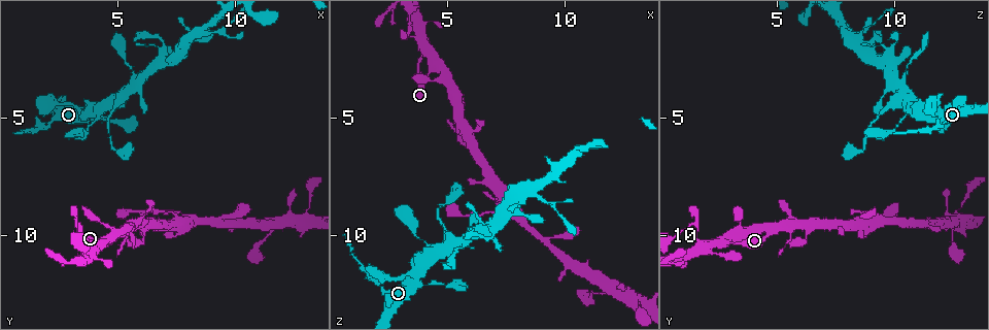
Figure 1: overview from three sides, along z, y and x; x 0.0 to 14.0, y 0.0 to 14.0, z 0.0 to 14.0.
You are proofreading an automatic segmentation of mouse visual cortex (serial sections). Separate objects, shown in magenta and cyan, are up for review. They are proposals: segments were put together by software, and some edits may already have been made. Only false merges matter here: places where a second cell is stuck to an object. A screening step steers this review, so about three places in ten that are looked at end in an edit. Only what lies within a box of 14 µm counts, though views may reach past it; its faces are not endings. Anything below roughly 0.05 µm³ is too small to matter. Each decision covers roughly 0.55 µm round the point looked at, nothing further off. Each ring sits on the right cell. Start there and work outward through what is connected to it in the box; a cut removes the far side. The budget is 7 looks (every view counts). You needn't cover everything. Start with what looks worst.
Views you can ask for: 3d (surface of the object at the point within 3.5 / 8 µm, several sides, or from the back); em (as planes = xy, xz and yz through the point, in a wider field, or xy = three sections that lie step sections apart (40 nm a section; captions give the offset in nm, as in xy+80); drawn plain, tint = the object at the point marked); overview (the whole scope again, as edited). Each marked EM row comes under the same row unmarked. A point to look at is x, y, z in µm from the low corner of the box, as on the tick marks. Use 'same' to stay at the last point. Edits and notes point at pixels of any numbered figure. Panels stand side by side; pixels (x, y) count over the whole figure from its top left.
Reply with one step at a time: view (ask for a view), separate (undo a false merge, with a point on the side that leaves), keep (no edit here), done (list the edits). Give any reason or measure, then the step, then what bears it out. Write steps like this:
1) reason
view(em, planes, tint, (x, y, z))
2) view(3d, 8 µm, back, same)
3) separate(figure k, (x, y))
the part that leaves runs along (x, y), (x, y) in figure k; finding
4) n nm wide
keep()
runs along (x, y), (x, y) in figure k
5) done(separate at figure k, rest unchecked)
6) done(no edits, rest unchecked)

narrows sharply
view(3d, 8 µm, (2.1, 5.2, 12.0))

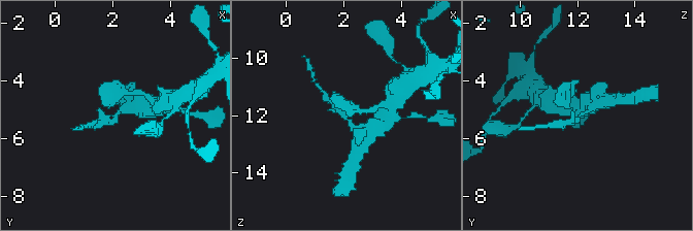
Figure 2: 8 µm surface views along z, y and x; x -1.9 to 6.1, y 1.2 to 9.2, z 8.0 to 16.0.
view(3d, 3.5 µm, (2.1, 5.2, 12.1))

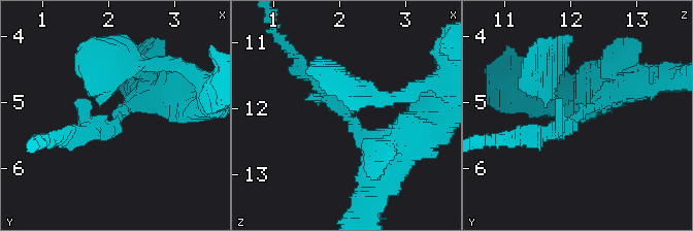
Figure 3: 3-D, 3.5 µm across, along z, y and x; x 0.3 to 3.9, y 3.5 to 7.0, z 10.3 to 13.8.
keep()
runs along (399, 139), (367, 139), (301, 62) in figure 3; all the same cell

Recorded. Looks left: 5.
sharp bend
view(3d, 8 µm, back, (6.7, 1.7, 10.0))

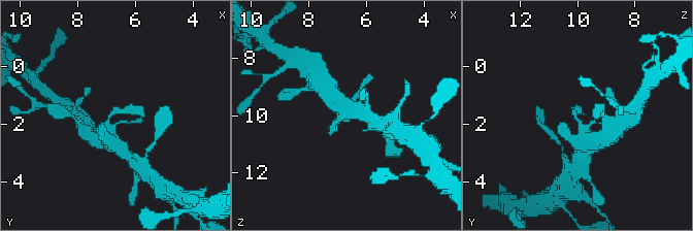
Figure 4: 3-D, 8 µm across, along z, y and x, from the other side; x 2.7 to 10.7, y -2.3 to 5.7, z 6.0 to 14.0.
zoom in
view(3d, 3.5 µm, (6.7, 1.6, 10.0))

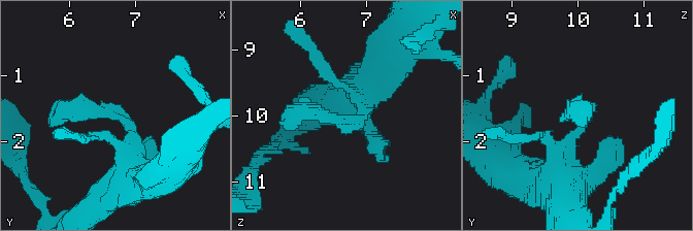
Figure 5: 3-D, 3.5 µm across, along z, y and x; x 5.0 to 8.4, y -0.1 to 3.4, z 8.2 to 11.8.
keep()
runs along (128, 178), (134, 131), (118, 116), (55, 122) in figure 5; all the same cell

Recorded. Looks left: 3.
thin neck
view(3d, 8 µm, (4.3, 10.4, 3.0))

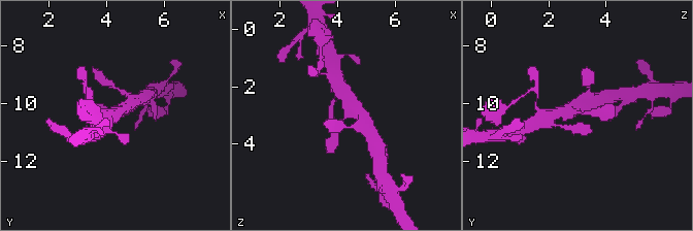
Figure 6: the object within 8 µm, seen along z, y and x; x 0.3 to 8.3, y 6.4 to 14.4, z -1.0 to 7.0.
view(3d, 3.5 µm, (4.4, 10.3, 3.0))

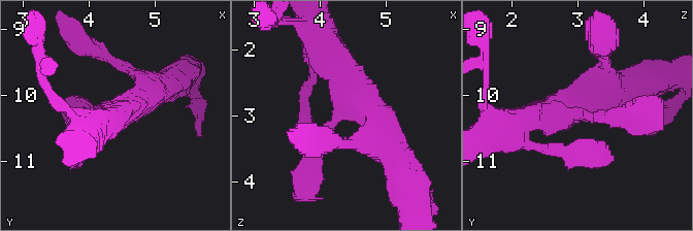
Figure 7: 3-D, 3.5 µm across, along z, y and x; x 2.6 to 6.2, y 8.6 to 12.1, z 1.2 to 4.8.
shape alone is not enough
view(em, xy, step 1, tint, (4.35, 10.30, 3.00))

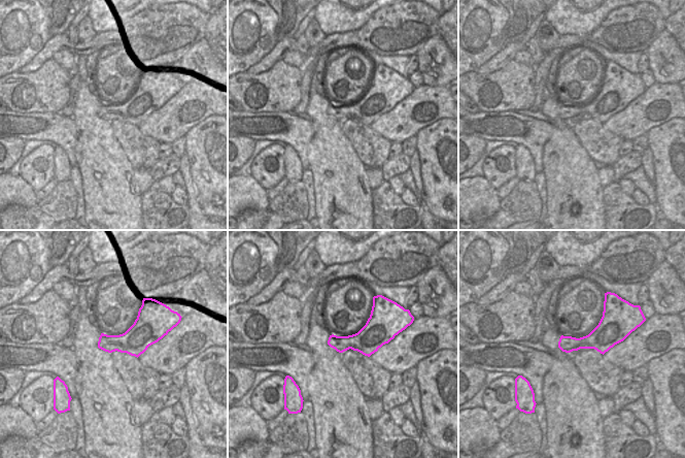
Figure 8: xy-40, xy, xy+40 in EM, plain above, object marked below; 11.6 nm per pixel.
260 nm wide
keep()
runs along (79, 111), (127, 114), (153, 93) in figure 7; all the same cell

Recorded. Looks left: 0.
done(no edits, rest unchecked)

